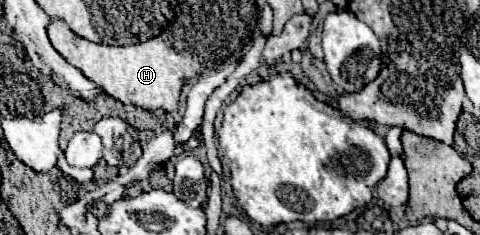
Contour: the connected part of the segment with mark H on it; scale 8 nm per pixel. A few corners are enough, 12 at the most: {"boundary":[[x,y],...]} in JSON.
{"boundary":[[60,18],[52,46],[124,104],[176,112],[184,81],[202,65],[166,38],[94,44]]}

